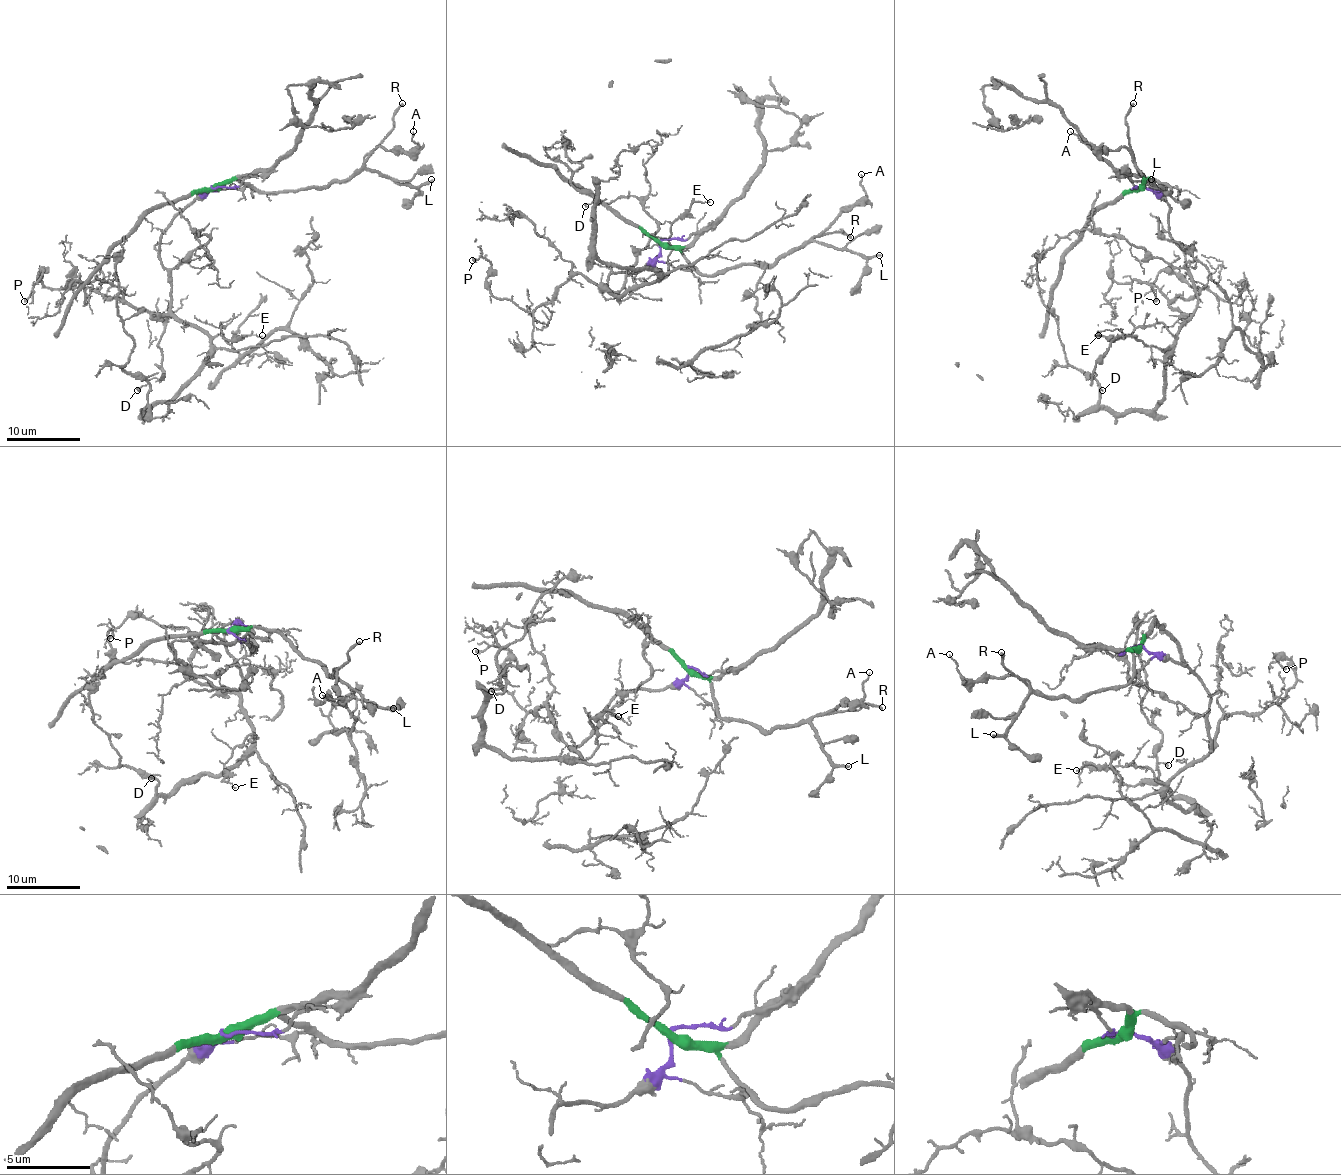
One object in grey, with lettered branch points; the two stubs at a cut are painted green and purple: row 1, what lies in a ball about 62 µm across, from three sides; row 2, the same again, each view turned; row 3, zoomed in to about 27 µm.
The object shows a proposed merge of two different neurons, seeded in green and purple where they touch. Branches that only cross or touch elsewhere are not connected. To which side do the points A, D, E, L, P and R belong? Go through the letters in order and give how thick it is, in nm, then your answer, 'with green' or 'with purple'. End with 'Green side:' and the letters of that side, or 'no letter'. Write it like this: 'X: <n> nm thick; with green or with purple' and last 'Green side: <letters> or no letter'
A: 90 nm thick; with green
D: 130 nm thick; with purple
E: 110 nm thick; with purple
L: 280 nm thick; with green
P: 280 nm thick; with purple
R: 220 nm thick; with green
Green side: A, L, R

